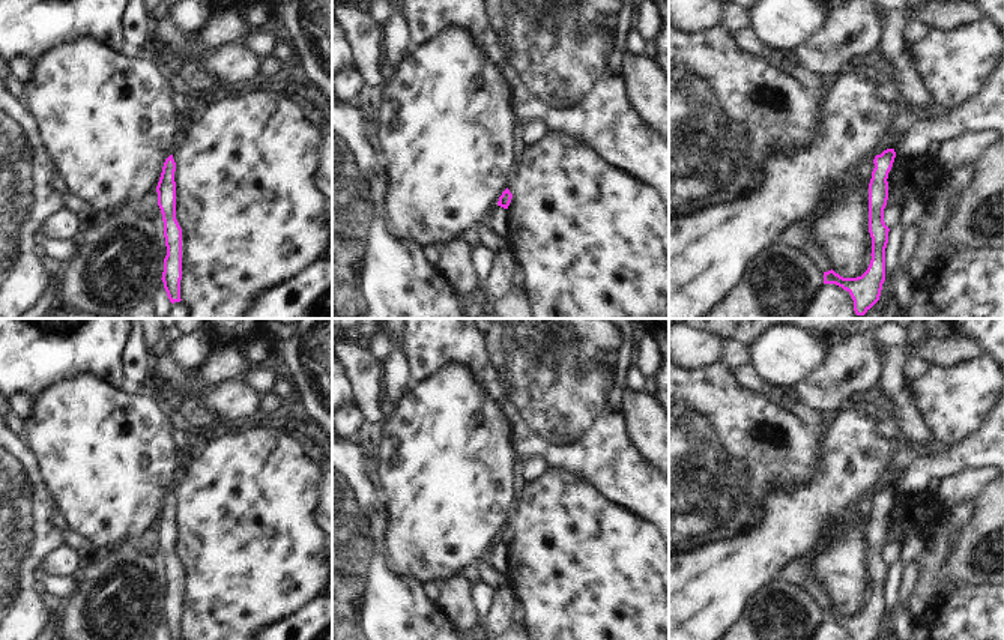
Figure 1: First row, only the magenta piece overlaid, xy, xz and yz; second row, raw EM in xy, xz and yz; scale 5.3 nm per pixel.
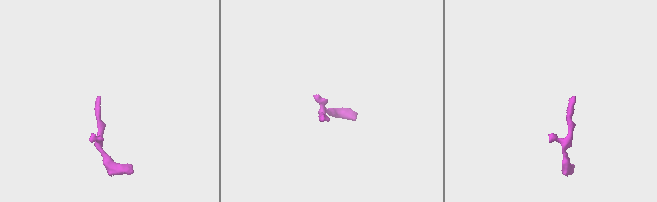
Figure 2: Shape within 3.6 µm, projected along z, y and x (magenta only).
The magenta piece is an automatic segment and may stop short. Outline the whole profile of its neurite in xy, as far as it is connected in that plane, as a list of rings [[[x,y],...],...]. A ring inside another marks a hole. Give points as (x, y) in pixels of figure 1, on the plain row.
[[[170,491],[162,503],[156,523],[158,542],[164,557],[167,592],[164,595],[162,619],[171,640],[180,638],[182,616],[182,565],[176,556],[176,499]]]

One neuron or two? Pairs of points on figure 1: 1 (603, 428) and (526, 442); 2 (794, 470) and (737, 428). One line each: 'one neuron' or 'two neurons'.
1: one neuron
2: one neuron

